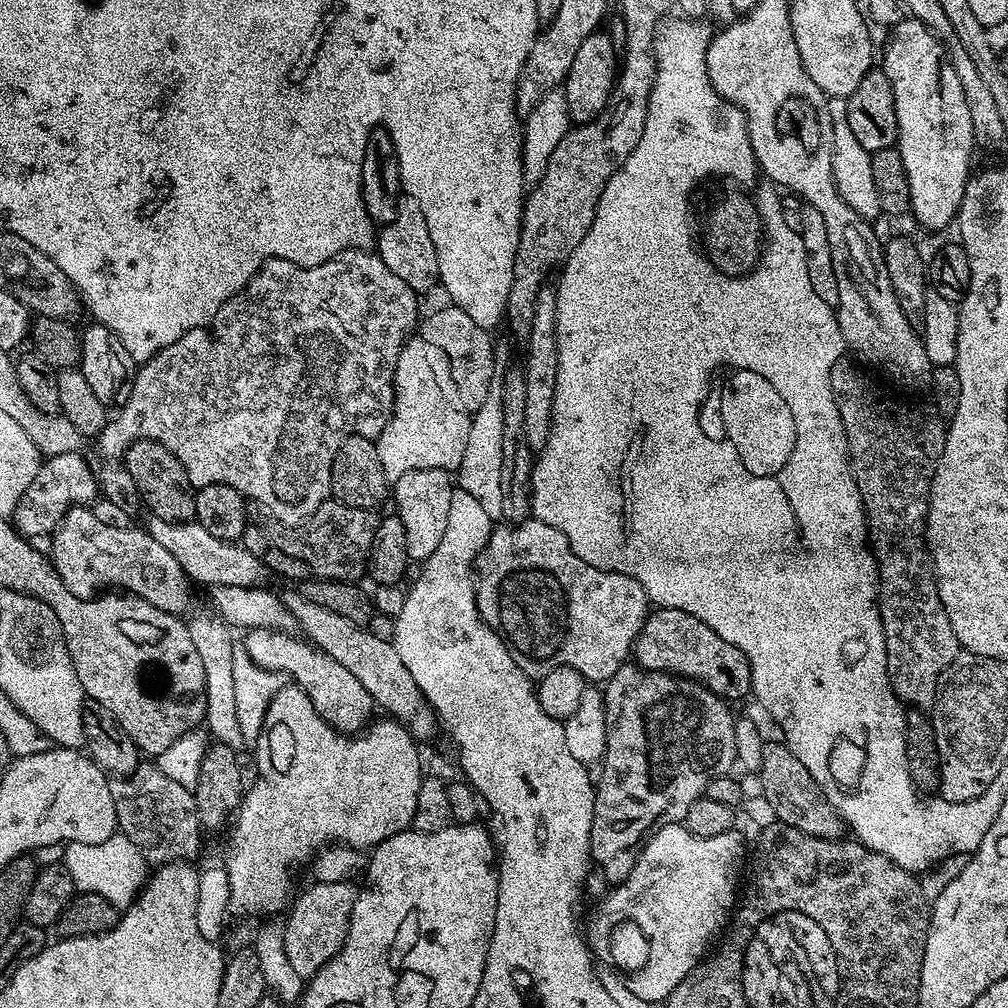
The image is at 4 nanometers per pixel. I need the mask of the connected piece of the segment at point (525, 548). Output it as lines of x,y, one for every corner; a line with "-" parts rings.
535,518
516,523
504,522
493,527
488,545
485,546
484,551
478,557
478,575
475,577
475,581
476,602
480,605
480,615
484,617
490,627
495,628
500,633
504,643
508,645
508,653
512,655
516,665
529,678
539,678
550,674
550,670
554,670
558,666
570,666
574,670
578,670
578,674
582,674
585,681
608,681
633,655
636,639
650,611
650,601
646,590
642,590
642,586
637,580
626,574
598,570
598,566
590,566
590,562
582,562
582,558
578,558
578,554
574,554
570,542
566,538
566,534
562,534
562,530
554,530
554,526
546,526
546,522

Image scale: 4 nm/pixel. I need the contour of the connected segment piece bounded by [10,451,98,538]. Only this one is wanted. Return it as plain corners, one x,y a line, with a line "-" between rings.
79,451
70,454
47,457
41,463
38,474
34,474
34,482
26,486
22,498
16,503
11,514
11,521
17,532
25,538
36,538
51,533
60,525
60,519
74,506
88,506
97,499
98,480
94,468
80,457

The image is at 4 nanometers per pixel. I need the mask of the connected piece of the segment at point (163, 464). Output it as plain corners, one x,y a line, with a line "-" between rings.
135,440
124,451
122,463
130,478
134,478
134,486
138,486
138,494
145,509
149,508
152,516
162,518
166,522
187,524
196,519
196,494
178,458
153,440

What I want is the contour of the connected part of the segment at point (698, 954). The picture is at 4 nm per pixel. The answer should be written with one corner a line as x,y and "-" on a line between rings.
683,823
658,830
640,851
634,870
630,870
624,881
608,890
612,892
605,894
592,921
586,924
586,936
593,953
599,959
601,956
605,965
615,968
638,998
646,998
646,1002
667,1000
674,986
678,986
678,982
682,982
682,978
689,976
705,959
708,943
715,938
716,931
729,923
738,900
736,879
744,860
744,840
738,832
733,830
714,834
714,838
702,838
695,836

